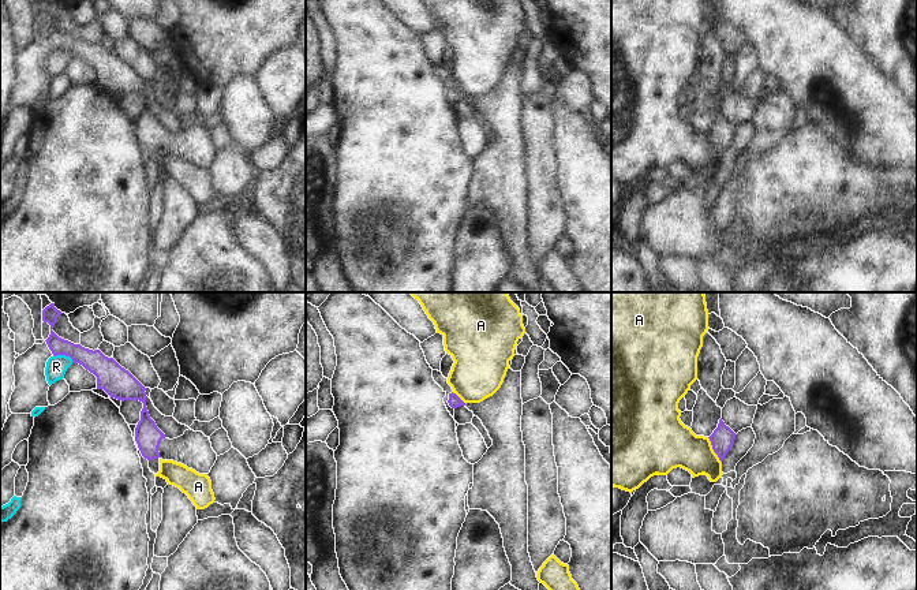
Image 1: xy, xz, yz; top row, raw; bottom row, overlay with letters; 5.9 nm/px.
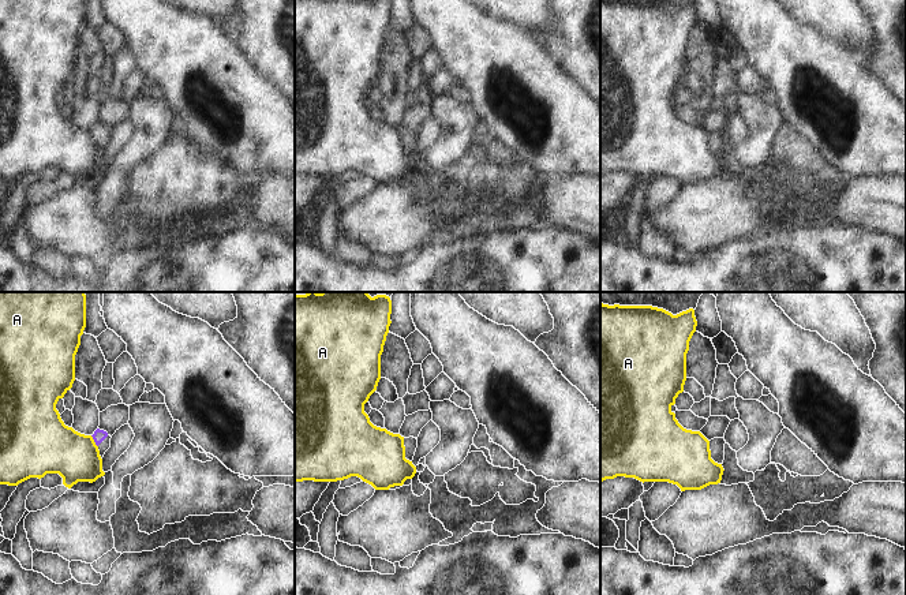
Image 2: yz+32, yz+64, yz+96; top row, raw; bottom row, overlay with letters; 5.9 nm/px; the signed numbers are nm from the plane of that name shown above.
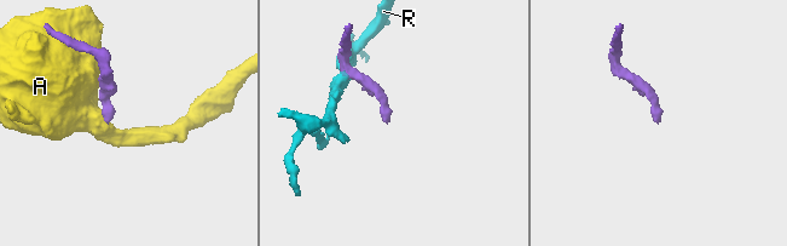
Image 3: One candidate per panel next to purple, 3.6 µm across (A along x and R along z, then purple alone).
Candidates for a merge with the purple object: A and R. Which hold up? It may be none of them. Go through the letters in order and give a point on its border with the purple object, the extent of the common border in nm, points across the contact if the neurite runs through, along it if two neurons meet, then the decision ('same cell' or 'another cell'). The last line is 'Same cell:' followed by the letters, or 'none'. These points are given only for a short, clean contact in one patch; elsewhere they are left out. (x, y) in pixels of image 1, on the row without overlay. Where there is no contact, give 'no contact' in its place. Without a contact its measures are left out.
A: yz (712, 142) | 170 nm | along yz (707, 131), (721, 156) | another cell
R: xy (64, 48) | 130 nm | along xy (53, 48), (67, 49), (73, 56) | another cell
Same cell: none

